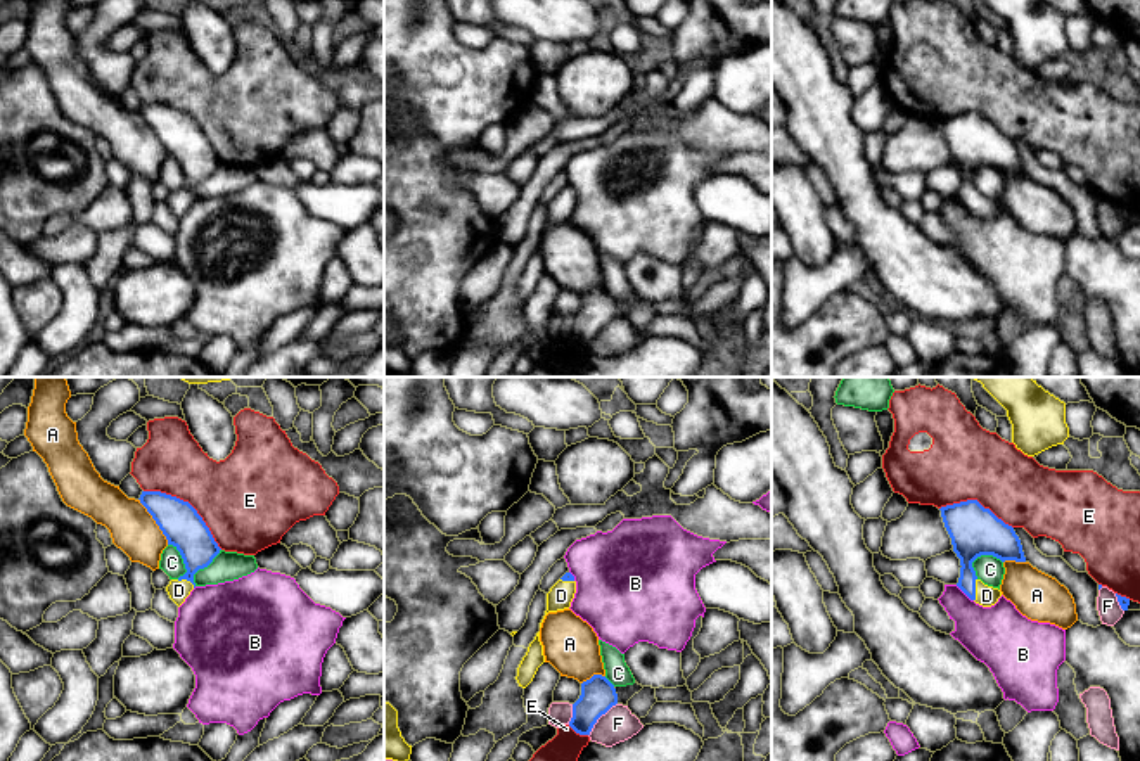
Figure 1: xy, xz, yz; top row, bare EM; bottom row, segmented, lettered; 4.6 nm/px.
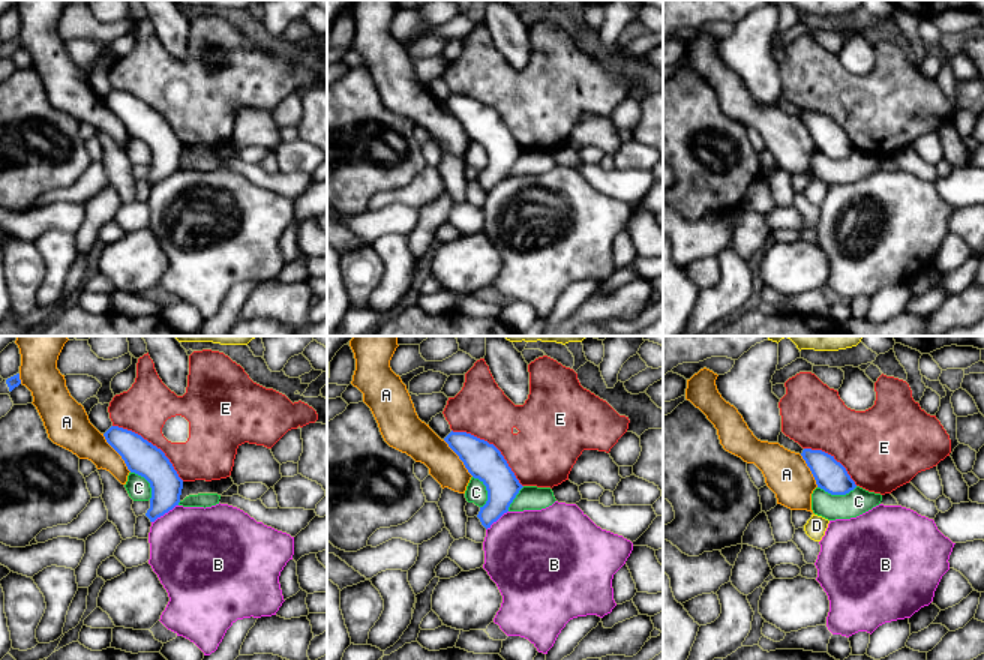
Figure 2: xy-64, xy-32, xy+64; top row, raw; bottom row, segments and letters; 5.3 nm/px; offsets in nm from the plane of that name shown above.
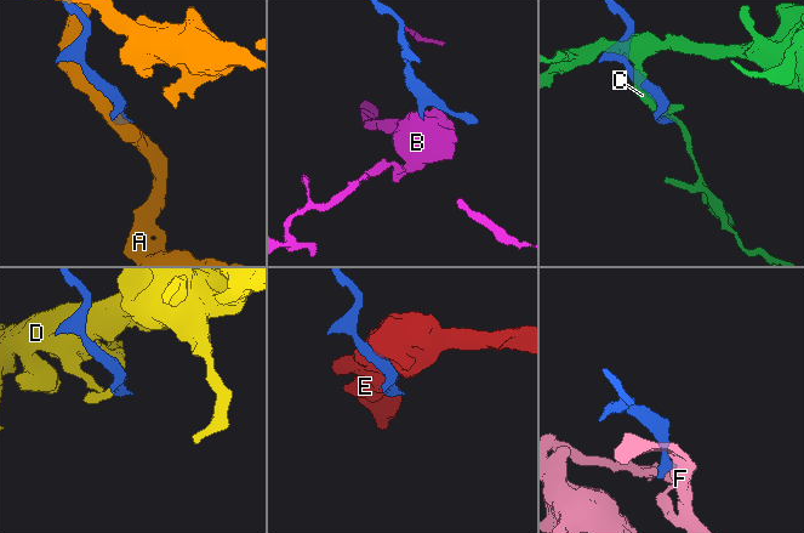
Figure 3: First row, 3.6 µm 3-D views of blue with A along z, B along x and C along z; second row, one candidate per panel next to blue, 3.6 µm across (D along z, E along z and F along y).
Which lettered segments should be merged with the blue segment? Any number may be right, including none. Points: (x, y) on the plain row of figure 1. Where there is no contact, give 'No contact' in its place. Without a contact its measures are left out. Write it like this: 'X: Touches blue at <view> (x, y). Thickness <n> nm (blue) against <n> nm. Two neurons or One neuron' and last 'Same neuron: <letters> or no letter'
A: Touches blue at xy (154, 132). Thickness 190 nm (blue) against 220 nm. Two neurons
B: Touches blue at yz (964, 204). Thickness 170 nm (blue) against 280 nm. Two neurons
C: Touches blue at yz (985, 166). Thickness 240 nm (blue) against 130 nm. Two neurons
D: Touches blue at yz (974, 203). Thickness 190 nm (blue) against 100 nm. One neuron
E: Touches blue at xy (189, 116). Thickness 190 nm (blue) against 400 nm. Two neurons
F: Touches blue at xz (599, 329). Thickness 160 nm (blue) against 160 nm. Two neurons
Same neuron: D

